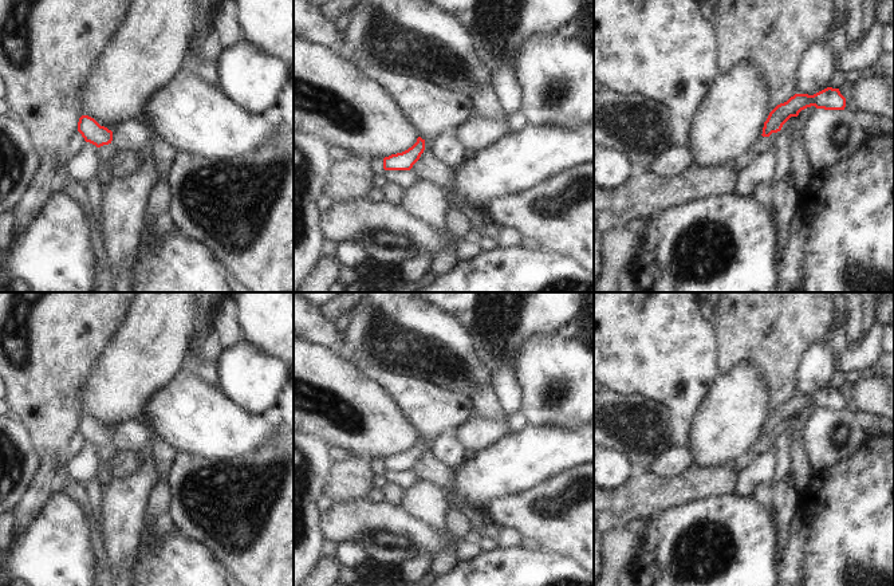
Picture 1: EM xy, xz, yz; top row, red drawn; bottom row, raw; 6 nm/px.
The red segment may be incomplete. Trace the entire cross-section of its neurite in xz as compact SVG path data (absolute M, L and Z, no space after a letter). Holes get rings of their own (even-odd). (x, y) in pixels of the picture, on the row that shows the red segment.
M417 138L417 142L407 150L397 154L391 154L383 158L385 170L410 170L413 165L420 160L425 150L425 139Z

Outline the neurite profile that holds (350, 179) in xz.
M334 160L322 190L332 201L363 200L373 188L375 172L370 160Z

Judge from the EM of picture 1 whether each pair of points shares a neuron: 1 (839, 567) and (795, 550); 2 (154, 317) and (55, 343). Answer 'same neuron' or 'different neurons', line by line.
1: different neurons
2: different neurons

